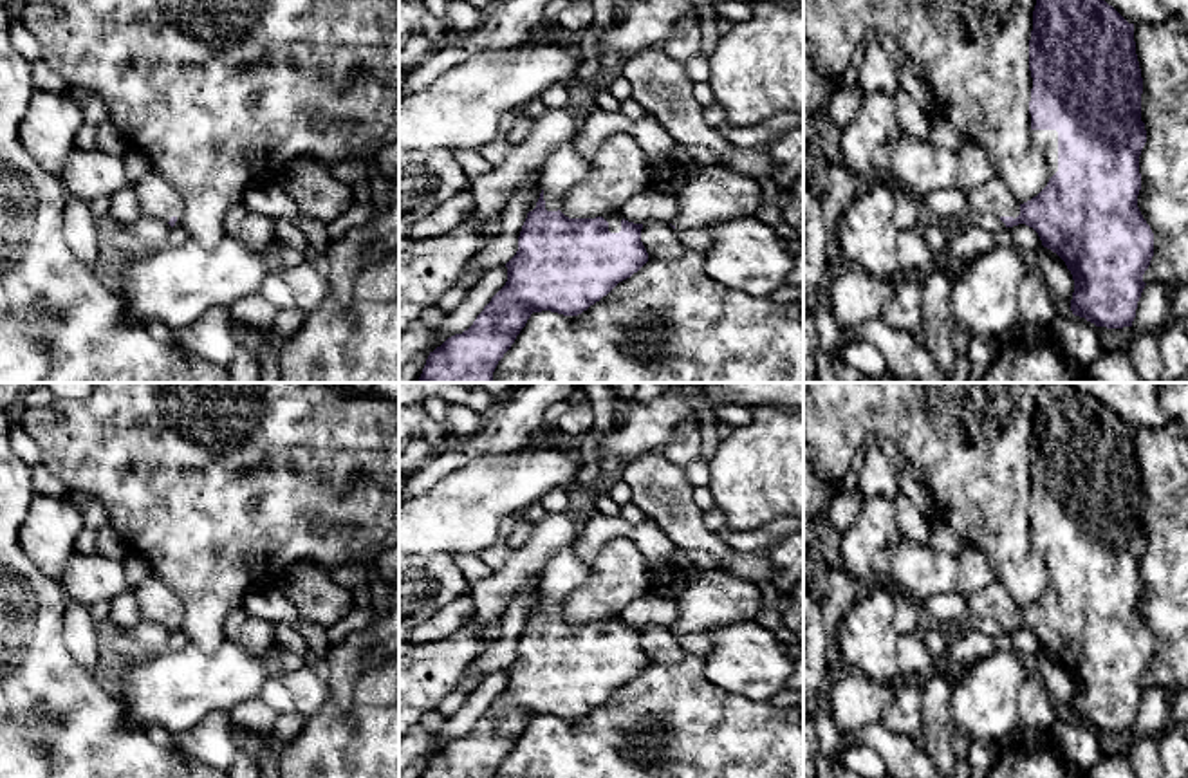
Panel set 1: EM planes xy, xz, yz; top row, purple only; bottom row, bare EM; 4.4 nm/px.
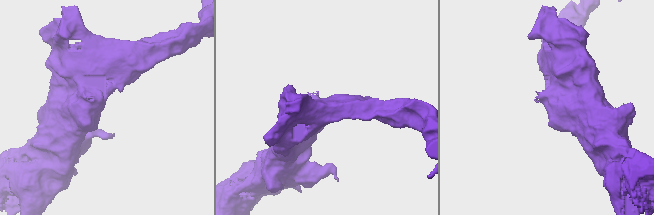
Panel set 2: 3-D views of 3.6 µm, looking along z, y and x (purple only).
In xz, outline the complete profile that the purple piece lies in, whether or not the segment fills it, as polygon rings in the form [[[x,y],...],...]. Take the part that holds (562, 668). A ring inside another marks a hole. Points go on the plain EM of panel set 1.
[[[572,545],[551,556],[540,576],[542,597],[536,612],[527,617],[518,641],[518,655],[506,668],[506,690],[468,735],[448,742],[430,756],[422,778],[493,778],[533,717],[578,720],[648,666],[641,646],[643,628],[628,626],[619,617],[569,623],[560,616],[565,597],[581,587],[589,574],[590,567],[578,560]]]

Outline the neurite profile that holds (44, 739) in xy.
[[[0,410],[0,718],[14,718],[32,733],[51,760],[49,778],[227,778],[175,746],[155,746],[146,733],[121,729],[125,708],[72,657],[63,637],[67,594],[45,576],[18,542],[34,498],[31,468],[11,449],[14,413]],[[36,713],[61,718],[60,731],[36,726]]]

